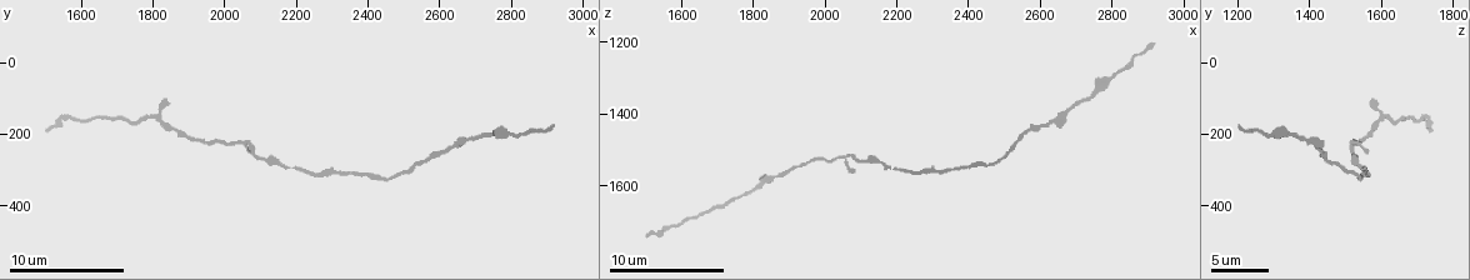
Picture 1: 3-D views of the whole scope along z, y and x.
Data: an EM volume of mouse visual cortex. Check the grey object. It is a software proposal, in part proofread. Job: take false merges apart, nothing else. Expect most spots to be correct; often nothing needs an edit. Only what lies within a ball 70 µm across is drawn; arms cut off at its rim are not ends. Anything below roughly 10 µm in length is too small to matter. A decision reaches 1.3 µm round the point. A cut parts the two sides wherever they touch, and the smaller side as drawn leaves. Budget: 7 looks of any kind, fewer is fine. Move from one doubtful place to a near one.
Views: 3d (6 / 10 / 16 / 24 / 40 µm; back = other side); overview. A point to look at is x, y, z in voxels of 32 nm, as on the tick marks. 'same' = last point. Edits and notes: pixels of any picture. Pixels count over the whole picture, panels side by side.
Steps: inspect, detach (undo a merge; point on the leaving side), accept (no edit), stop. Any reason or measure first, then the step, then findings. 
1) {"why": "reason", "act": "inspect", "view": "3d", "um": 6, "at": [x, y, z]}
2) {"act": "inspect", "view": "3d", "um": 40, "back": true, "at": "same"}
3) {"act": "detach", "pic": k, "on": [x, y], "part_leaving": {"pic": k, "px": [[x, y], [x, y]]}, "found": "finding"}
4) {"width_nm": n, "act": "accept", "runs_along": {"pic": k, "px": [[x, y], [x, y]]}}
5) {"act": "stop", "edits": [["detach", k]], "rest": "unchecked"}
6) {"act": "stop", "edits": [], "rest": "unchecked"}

{"why": "thick turns thin", "act": "inspect", "view": "3d", "um": 10, "at": [2110, 280, 1530]}

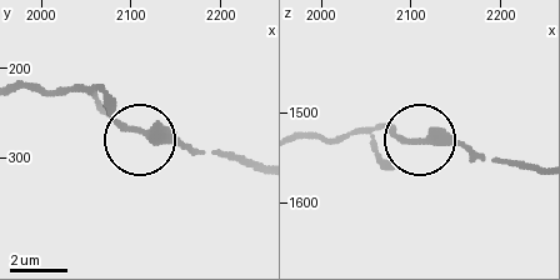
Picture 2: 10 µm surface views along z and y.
{"act": "accept", "found": "all the same cell"}

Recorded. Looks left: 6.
{"why": "calibre changes", "act": "inspect", "view": "3d", "um": 16, "at": [1820, 160, 1600]}

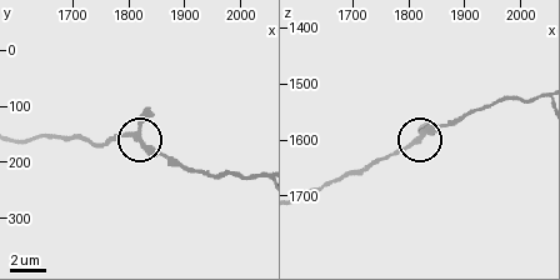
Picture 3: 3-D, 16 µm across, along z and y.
{"act": "accept", "runs_along": {"pic": 3, "px": [[538, 95], [525, 100], [503, 96], [430, 125], [379, 163]]}, "found": "all the same cell"}

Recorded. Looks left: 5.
{"act": "inspect", "view": "3d", "um": 16, "at": [2750, 210, 1360]}

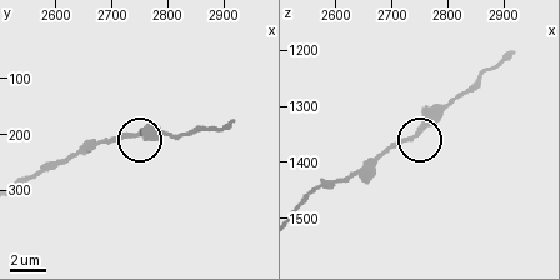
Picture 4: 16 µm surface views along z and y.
{"act": "accept", "found": "continuous, no second cell"}

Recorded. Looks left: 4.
{"act": "stop", "edits": [], "rest": "unchecked"}

